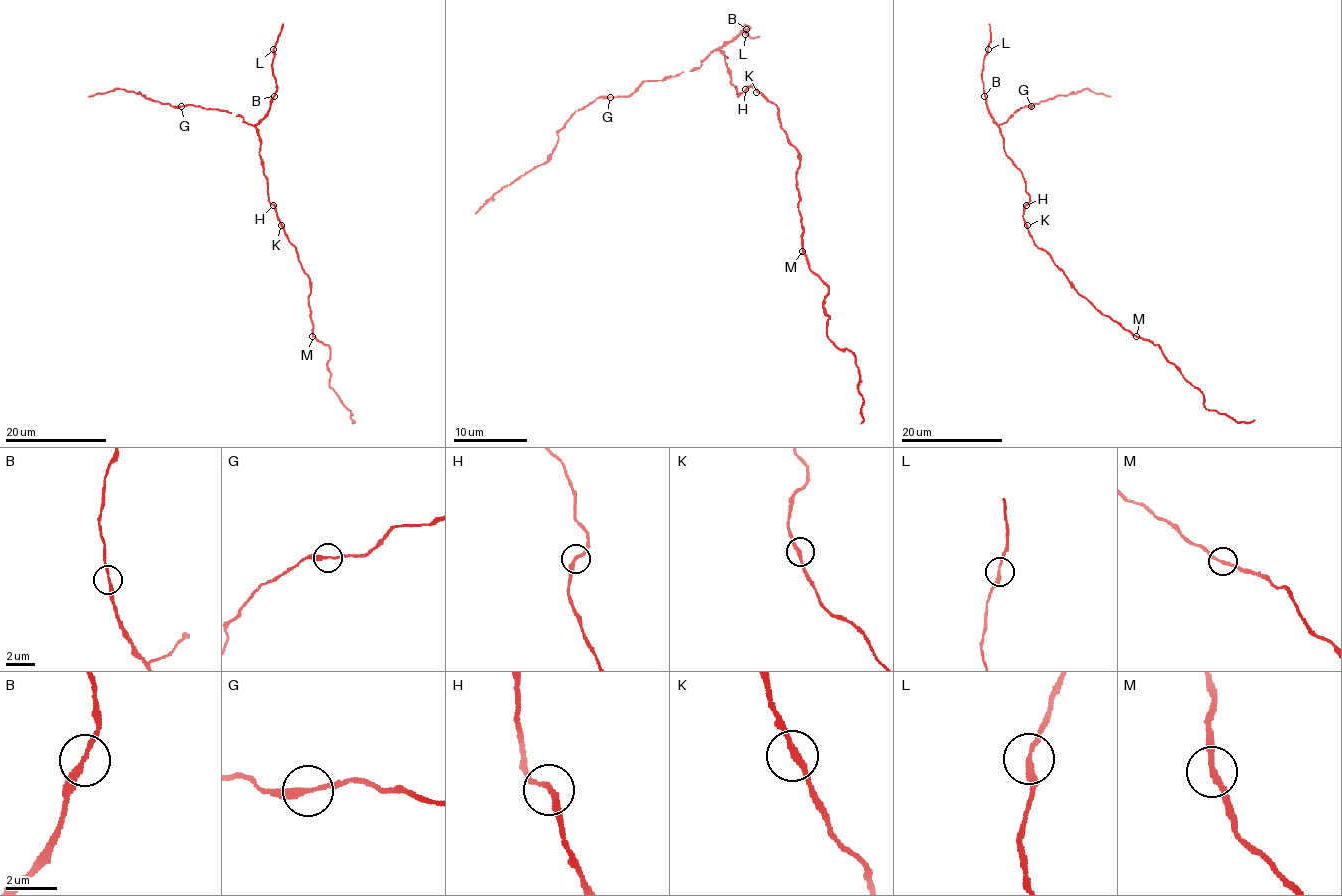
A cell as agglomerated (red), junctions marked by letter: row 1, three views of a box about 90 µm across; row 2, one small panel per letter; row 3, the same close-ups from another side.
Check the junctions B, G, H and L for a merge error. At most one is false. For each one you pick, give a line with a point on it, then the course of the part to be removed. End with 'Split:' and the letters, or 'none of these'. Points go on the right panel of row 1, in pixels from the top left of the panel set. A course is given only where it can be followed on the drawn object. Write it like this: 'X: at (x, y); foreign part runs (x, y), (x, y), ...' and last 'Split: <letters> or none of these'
Split: none of these

